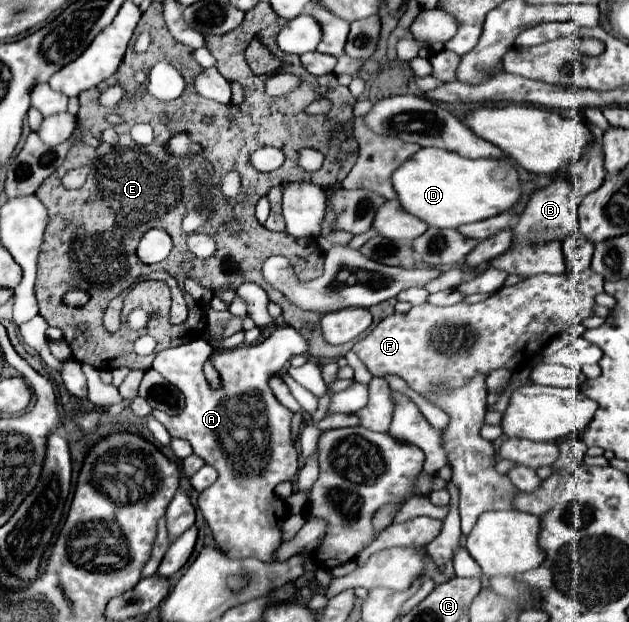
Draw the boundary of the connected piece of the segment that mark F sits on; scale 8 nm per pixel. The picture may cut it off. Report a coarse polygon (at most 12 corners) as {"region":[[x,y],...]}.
{"region":[[533,275],[423,303],[353,351],[417,393],[529,363],[589,317],[603,277]]}

